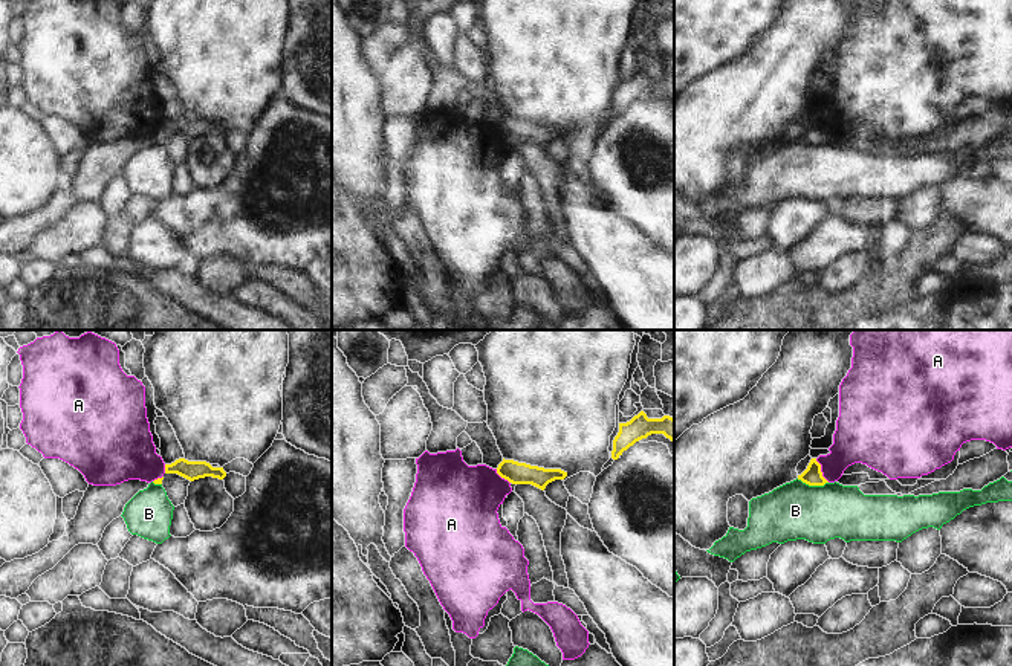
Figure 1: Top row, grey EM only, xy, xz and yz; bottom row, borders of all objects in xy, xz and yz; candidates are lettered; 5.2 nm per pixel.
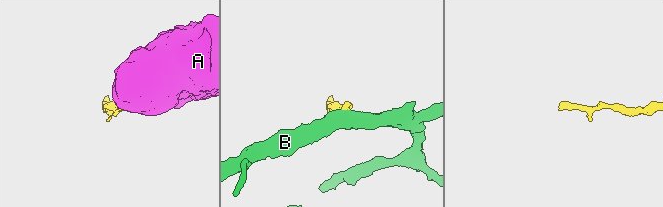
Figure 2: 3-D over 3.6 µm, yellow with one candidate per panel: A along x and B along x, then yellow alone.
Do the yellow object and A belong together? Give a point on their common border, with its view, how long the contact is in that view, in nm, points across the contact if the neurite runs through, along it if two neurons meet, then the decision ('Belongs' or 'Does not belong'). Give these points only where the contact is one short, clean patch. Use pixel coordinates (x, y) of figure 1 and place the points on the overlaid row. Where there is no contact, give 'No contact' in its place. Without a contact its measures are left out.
Touches yellow at yz (820, 471). Shared border 150 nm. Boundary: yz (815, 459), (821, 474), (829, 481). Does not belong.

